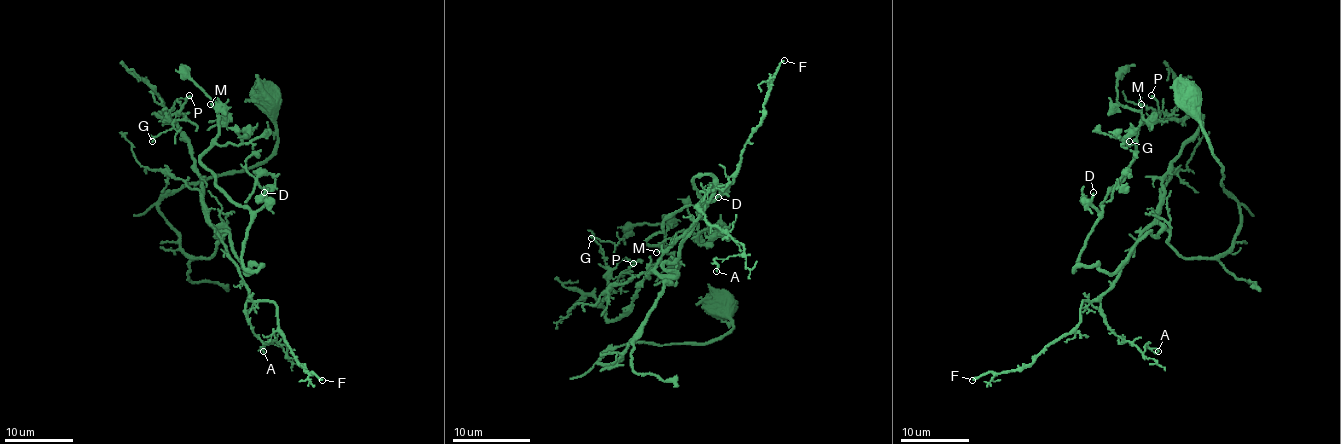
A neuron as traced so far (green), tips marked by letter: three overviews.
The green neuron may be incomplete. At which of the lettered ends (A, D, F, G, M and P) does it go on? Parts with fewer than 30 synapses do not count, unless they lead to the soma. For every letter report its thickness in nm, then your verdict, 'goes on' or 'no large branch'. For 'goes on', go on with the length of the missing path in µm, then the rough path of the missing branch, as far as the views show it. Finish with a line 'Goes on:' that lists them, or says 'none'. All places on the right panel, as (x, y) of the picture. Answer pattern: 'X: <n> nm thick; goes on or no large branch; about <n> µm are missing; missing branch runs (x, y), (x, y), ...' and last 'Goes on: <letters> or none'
A: 150 nm thick; no large branch
D: 180 nm thick; goes on; about 15 µm are missing; missing branch runs (1093, 192), (1104, 175), (1109, 174), (1097, 180)
F: 180 nm thick; goes on; about 50 µm are missing
G: 150 nm thick; no large branch
M: 160 nm thick; no large branch
P: 200 nm thick; no large branch
Goes on: D, F

